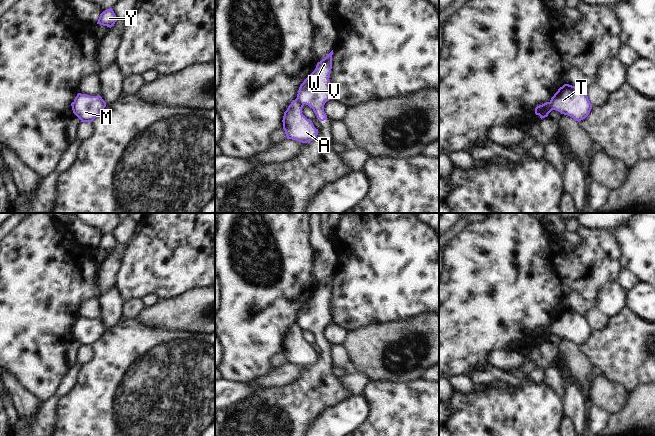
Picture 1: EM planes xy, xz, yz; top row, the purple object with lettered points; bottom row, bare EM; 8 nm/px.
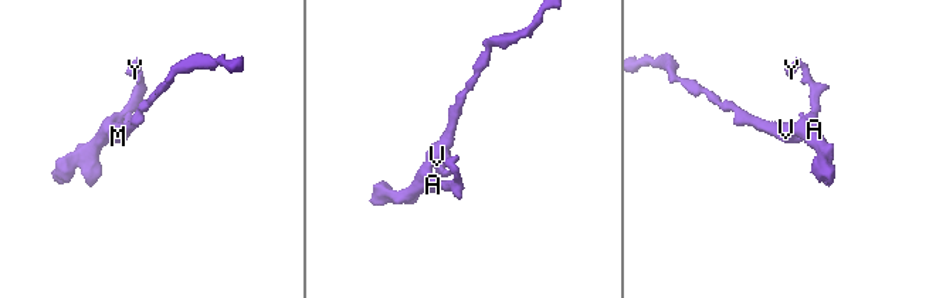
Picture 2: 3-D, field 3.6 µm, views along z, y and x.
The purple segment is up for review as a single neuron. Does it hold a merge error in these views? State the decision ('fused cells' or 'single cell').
fused cells

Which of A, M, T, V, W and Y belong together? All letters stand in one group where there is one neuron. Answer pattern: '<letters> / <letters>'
A T Y / M V W

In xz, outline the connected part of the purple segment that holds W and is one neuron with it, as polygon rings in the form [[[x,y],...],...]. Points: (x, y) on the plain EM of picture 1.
[[[333,274],[320,286],[315,294],[300,309],[297,324],[308,329],[320,345],[327,343],[324,329],[331,321],[330,297],[332,293]]]

